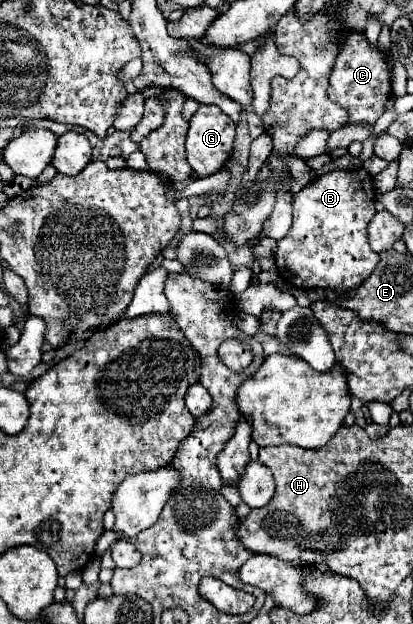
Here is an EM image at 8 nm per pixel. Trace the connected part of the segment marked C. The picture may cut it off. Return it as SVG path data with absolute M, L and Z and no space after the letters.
M341 31L339 41L341 41L341 51L331 69L327 95L333 103L347 109L349 123L373 125L385 113L385 103L393 93L391 89L393 57L381 47L371 45L363 31Z

